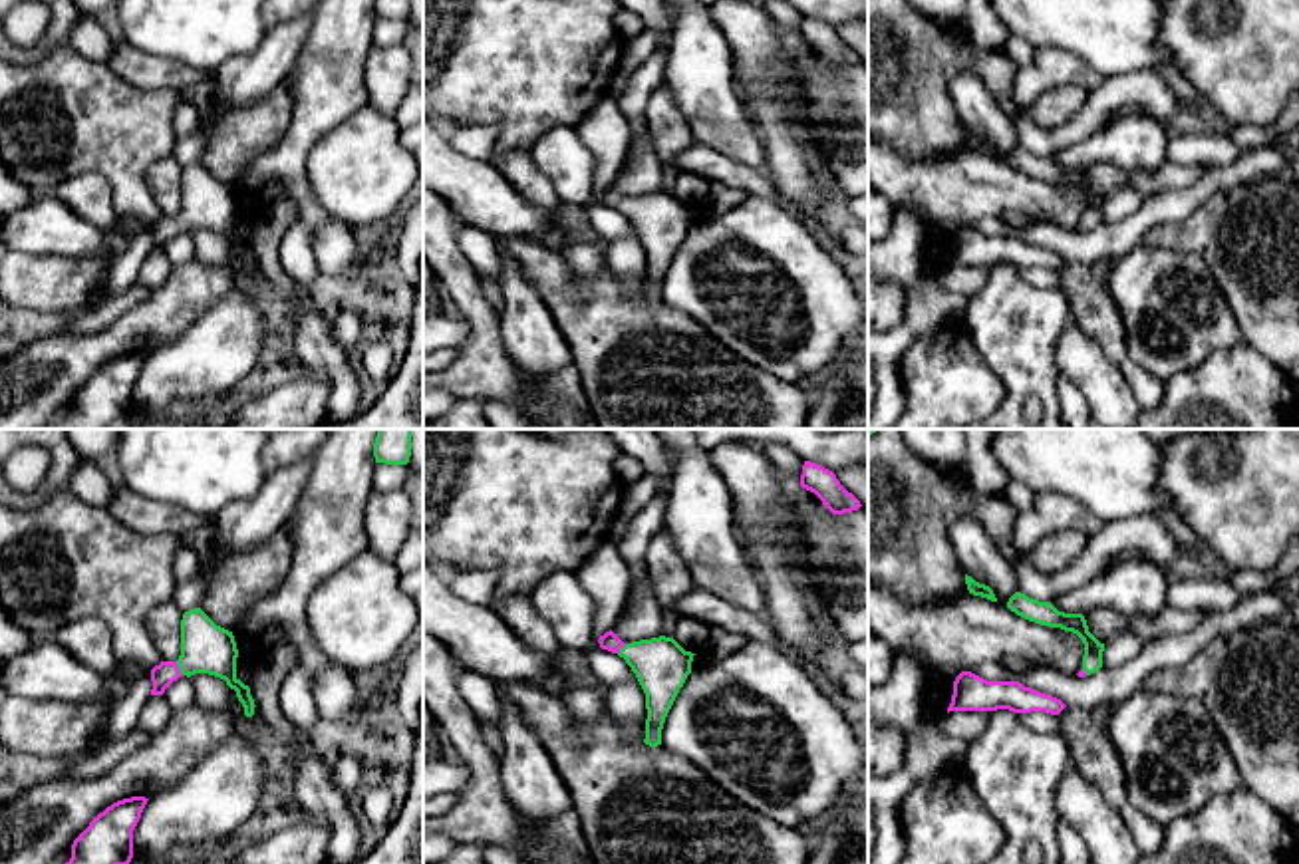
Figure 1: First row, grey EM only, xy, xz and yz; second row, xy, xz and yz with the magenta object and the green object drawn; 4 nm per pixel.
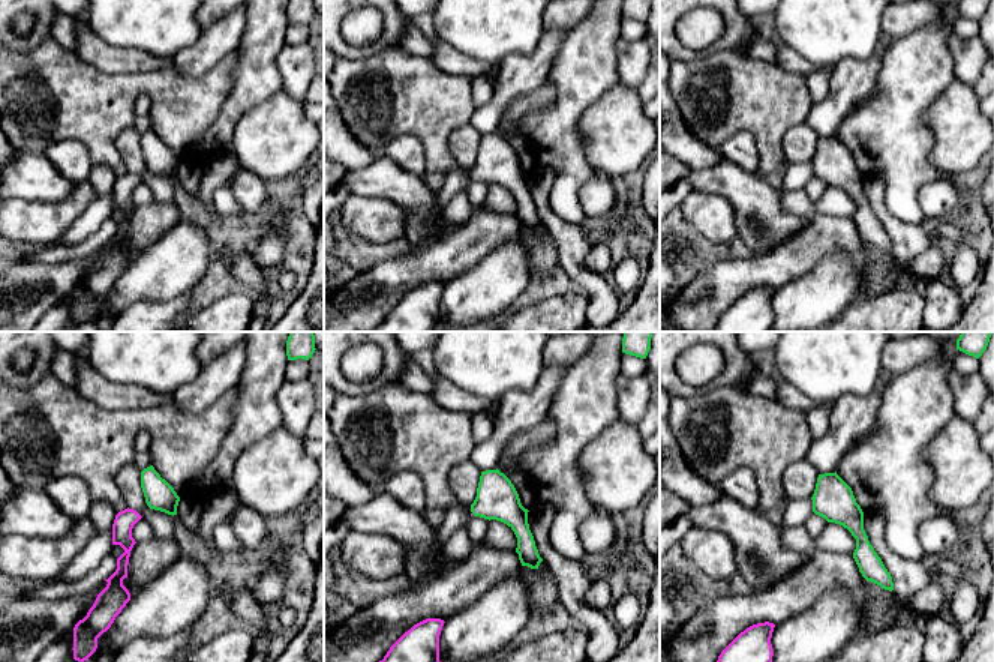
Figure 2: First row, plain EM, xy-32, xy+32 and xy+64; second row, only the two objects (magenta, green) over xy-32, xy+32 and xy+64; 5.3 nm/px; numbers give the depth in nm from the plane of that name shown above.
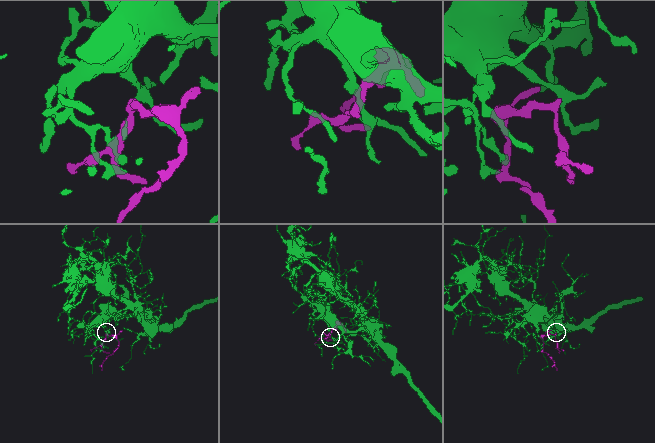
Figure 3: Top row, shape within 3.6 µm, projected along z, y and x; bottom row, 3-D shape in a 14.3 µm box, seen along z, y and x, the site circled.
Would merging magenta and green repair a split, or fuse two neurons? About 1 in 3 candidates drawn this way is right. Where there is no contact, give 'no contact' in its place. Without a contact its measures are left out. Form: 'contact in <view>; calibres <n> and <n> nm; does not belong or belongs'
contact in xy; calibres 90 and 200 nm; belongs

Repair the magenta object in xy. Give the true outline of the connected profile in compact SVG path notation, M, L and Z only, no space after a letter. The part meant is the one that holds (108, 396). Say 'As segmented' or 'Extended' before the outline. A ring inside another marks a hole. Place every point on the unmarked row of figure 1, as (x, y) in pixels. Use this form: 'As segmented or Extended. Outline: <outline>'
As segmented. Outline: M131 352L99 367L73 395L72 413L54 429L107 429L115 421L129 421L133 413L133 385L149 354Z

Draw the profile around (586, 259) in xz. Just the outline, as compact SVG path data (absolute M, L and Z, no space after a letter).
M602 238L592 242L576 242L566 246L560 254L578 280L590 280L598 276L606 264L606 242Z

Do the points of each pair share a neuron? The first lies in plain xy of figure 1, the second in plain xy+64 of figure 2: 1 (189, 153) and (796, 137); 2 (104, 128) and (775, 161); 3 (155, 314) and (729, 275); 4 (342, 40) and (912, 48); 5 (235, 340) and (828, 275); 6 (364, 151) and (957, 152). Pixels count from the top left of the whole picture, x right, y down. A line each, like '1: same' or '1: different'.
1: different
2: same
3: same
4: same
5: same
6: same

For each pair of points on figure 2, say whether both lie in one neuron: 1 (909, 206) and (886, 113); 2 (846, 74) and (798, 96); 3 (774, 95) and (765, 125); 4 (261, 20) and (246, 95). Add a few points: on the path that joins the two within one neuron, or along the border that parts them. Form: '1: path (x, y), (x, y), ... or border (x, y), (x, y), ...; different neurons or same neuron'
1: path (903, 183), (903, 158), (898, 140), (894, 135); same neuron
2: border (811, 104), (802, 122); different neurons
3: path (766, 102), (766, 117); same neuron
4: path (261, 38), (257, 50), (257, 77); same neuron

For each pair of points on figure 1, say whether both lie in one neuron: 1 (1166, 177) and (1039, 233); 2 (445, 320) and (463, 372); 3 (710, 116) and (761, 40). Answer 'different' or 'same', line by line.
1: different
2: different
3: different

